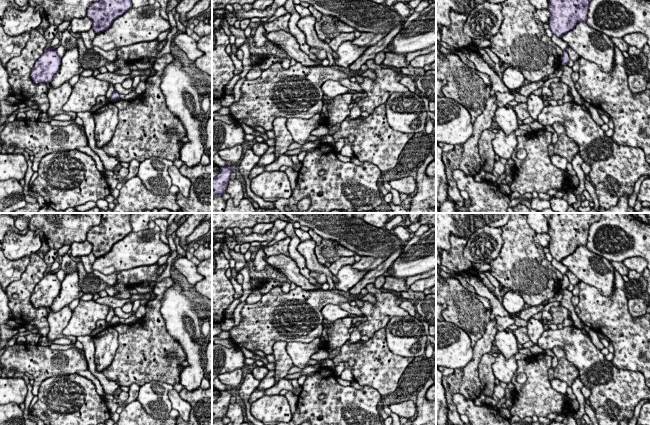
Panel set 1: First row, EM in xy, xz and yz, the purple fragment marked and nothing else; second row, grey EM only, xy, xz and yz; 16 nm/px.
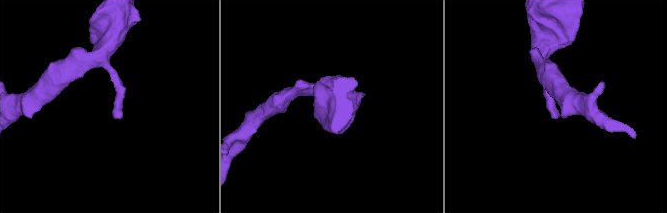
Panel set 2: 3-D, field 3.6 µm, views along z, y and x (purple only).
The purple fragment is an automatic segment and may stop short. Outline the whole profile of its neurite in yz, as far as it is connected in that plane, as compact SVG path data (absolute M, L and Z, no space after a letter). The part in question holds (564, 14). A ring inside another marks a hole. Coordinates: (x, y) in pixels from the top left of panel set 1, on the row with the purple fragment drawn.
M548 0L549 28L559 38L571 31L579 22L587 21L591 0Z

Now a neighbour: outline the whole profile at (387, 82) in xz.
M373 59L365 62L367 68L376 74L374 80L367 77L360 84L367 96L357 104L362 112L372 114L374 110L385 104L387 99L395 92L405 93L409 89L400 83L402 76L392 69L382 68Z

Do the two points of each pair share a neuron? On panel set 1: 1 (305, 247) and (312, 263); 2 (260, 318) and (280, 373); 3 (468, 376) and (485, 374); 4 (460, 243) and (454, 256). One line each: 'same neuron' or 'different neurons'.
1: same neuron
2: different neurons
3: different neurons
4: same neuron

